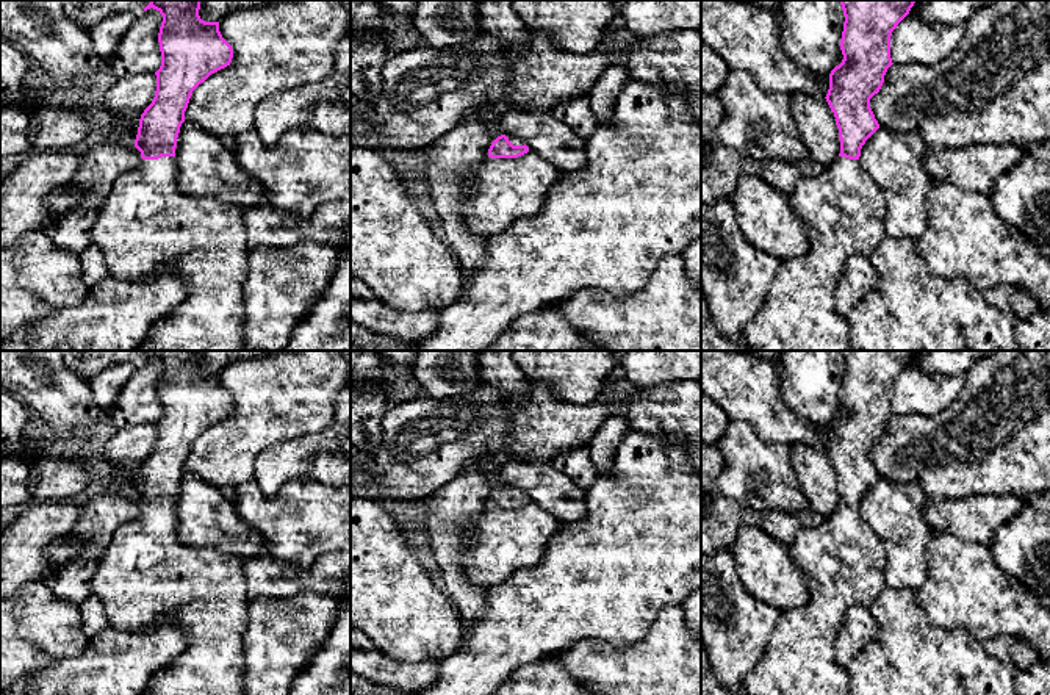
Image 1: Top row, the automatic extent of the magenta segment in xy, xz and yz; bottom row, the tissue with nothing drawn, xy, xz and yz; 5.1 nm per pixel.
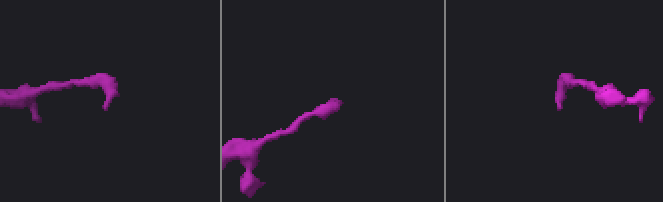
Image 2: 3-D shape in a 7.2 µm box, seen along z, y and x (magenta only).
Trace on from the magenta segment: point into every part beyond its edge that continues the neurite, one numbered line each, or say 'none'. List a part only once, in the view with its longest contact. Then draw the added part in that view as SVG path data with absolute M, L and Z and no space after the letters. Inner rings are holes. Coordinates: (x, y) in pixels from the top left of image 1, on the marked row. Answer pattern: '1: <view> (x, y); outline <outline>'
1: xy (146, 223); outline M174 157L142 160L141 164L117 177L99 210L91 230L92 243L105 255L108 274L116 280L146 282L158 277L169 263L175 265L189 296L174 310L158 318L138 351L246 351L243 340L243 285L249 274L249 246L243 210L214 197L192 197L177 186Z

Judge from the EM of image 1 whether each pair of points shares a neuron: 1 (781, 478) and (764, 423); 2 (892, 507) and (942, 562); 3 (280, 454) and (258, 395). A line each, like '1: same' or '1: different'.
1: different
2: different
3: different

